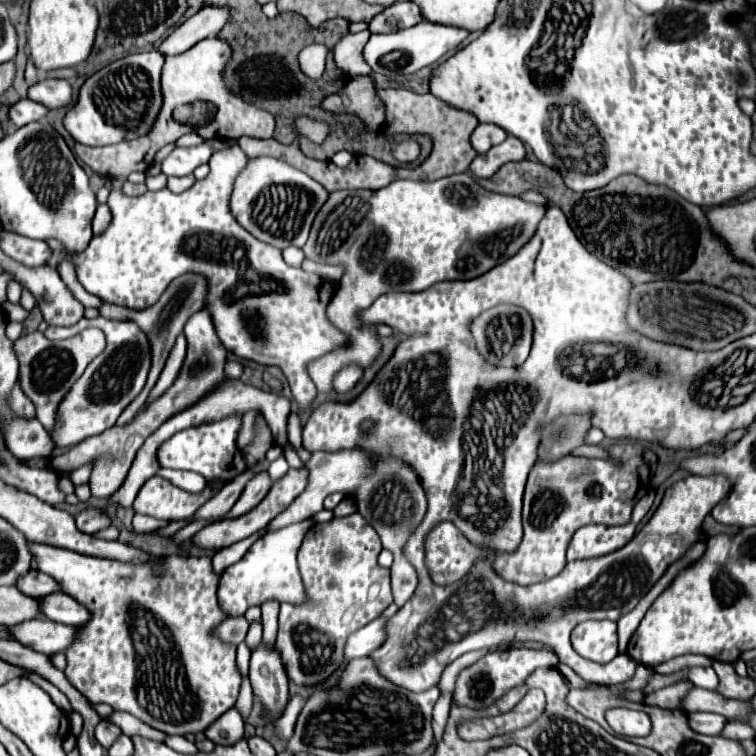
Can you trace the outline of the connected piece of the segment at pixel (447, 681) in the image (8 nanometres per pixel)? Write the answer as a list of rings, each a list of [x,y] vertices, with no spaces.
[[[470,651],[470,653],[458,657],[456,661],[452,661],[450,665],[447,665],[438,683],[440,691],[442,691],[442,693],[454,691],[454,681],[456,681],[456,677],[458,677],[458,673],[460,673],[464,667],[468,667],[470,663],[476,663],[476,661],[478,661],[480,657],[484,657],[484,655],[486,655],[486,651]]]

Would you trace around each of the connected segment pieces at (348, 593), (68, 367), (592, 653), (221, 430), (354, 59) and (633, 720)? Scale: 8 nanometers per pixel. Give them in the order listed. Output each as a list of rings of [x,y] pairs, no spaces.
[[[360,513],[336,517],[332,523],[316,523],[306,533],[298,551],[298,569],[306,587],[306,601],[300,605],[280,605],[276,639],[286,675],[296,685],[316,687],[342,669],[346,665],[344,643],[348,635],[380,617],[394,601],[390,569],[378,565],[380,551],[380,537]]]
[[[86,329],[80,335],[66,341],[50,341],[40,331],[22,335],[14,341],[14,351],[20,361],[20,385],[22,391],[32,399],[36,407],[36,419],[44,425],[48,433],[56,427],[56,411],[60,399],[72,389],[76,379],[84,373],[86,365],[104,351],[104,333],[100,329]]]
[[[584,621],[572,631],[572,647],[584,659],[610,663],[618,655],[618,635],[614,621]]]
[[[234,413],[214,423],[202,423],[202,425],[184,429],[160,445],[158,463],[160,467],[168,467],[168,469],[196,471],[208,481],[208,485],[228,483],[246,471],[244,453],[236,445],[240,429],[242,429],[242,413]]]
[[[360,31],[360,33],[350,33],[336,43],[334,59],[336,59],[336,65],[346,75],[356,77],[356,75],[372,73],[372,69],[368,67],[368,63],[364,63],[364,57],[362,57],[362,49],[368,37],[370,37],[370,31]]]
[[[610,709],[606,713],[606,721],[618,735],[644,737],[652,729],[648,715],[642,711],[632,711],[632,709]]]

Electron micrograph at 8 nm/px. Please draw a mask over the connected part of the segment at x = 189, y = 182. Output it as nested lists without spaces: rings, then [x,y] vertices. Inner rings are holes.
[[[188,175],[188,177],[168,177],[168,189],[172,193],[182,193],[182,191],[190,189],[194,183],[196,183],[194,175]]]

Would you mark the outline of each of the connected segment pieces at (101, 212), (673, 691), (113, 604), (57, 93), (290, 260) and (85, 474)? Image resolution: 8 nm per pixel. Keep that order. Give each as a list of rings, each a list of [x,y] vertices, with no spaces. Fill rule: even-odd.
[[[98,205],[96,215],[94,215],[94,221],[92,221],[94,235],[100,235],[100,233],[108,227],[110,219],[112,219],[112,215],[110,215],[110,211],[108,211],[108,205]]]
[[[684,681],[684,683],[676,683],[676,685],[670,685],[670,687],[664,687],[660,691],[654,691],[650,695],[646,695],[644,703],[646,705],[658,705],[658,707],[674,707],[674,709],[682,709],[680,705],[680,699],[692,689],[692,683],[690,681]]]
[[[28,541],[28,549],[42,573],[54,577],[64,593],[92,611],[92,623],[78,629],[80,639],[66,653],[68,667],[64,671],[68,681],[92,703],[106,703],[116,711],[128,711],[168,735],[206,731],[220,715],[236,705],[242,675],[236,667],[236,645],[214,635],[216,627],[228,615],[218,603],[220,577],[212,569],[210,557],[166,557],[166,575],[154,577],[148,567],[96,559],[70,549],[32,541]]]
[[[44,79],[28,89],[28,99],[46,105],[48,109],[60,109],[72,101],[72,85],[66,79]]]
[[[288,247],[288,249],[282,251],[282,257],[284,257],[284,261],[286,261],[288,265],[300,267],[302,261],[304,261],[304,251],[302,251],[302,249],[296,249],[296,247]]]
[[[86,463],[80,469],[73,470],[70,479],[74,485],[80,485],[80,483],[86,483],[90,479],[90,473],[92,473],[92,463]]]

